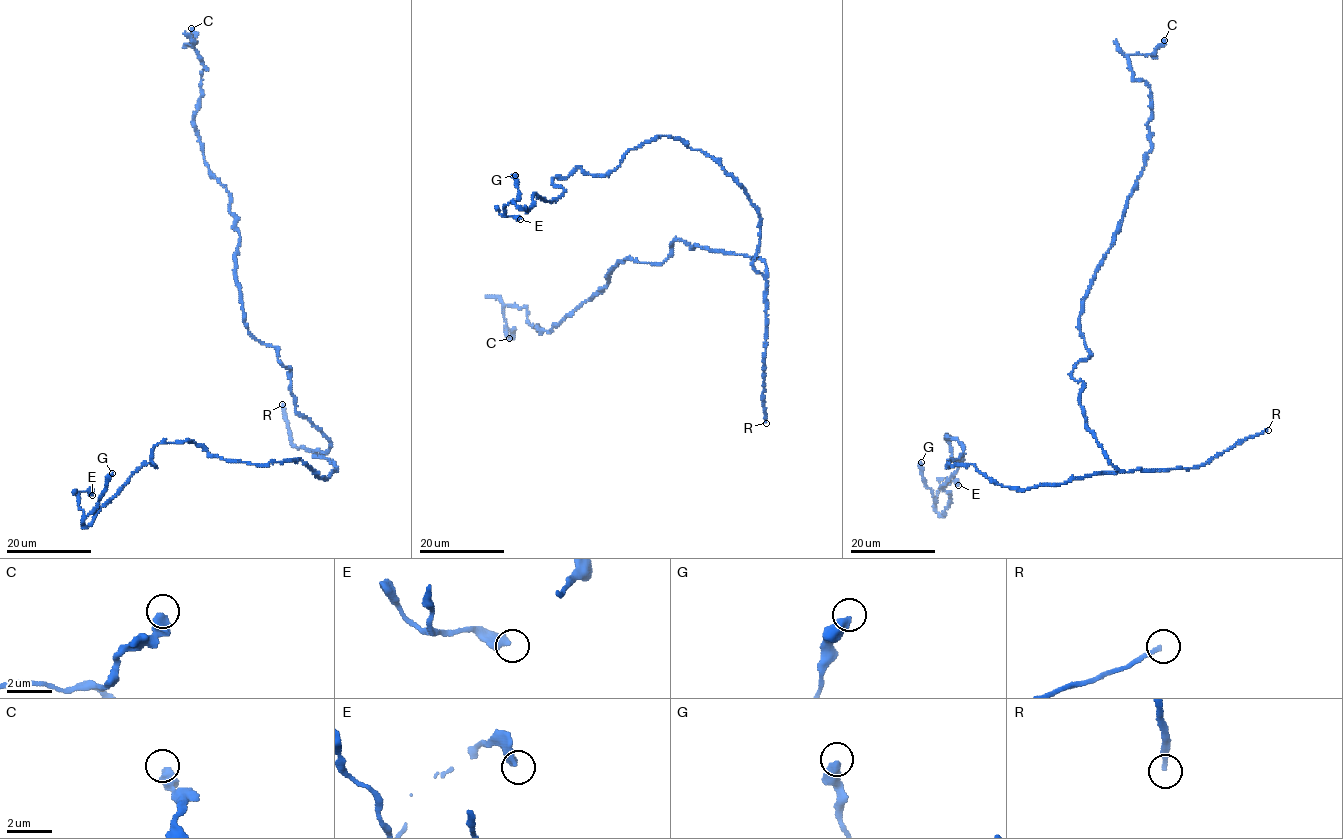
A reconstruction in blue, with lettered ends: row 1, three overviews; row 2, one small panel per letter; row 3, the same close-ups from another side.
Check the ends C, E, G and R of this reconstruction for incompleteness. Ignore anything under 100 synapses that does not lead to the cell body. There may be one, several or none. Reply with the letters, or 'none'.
R

